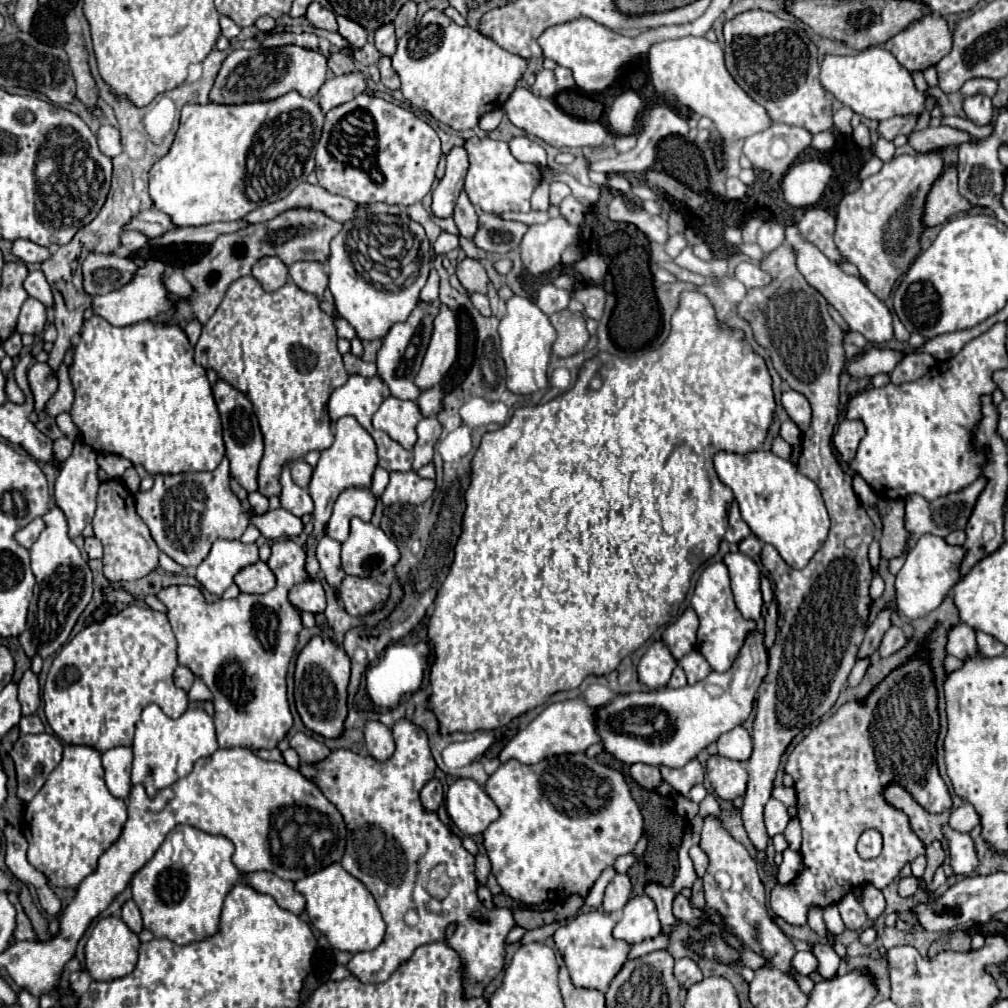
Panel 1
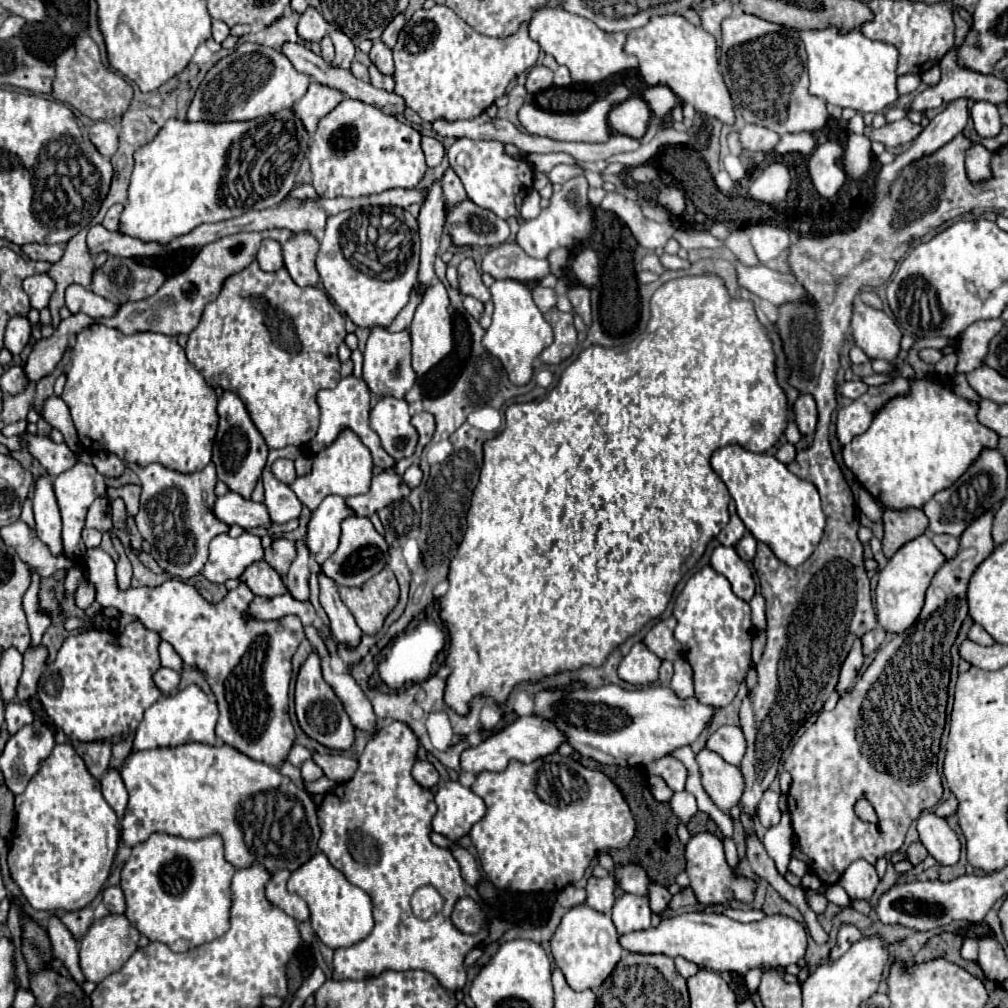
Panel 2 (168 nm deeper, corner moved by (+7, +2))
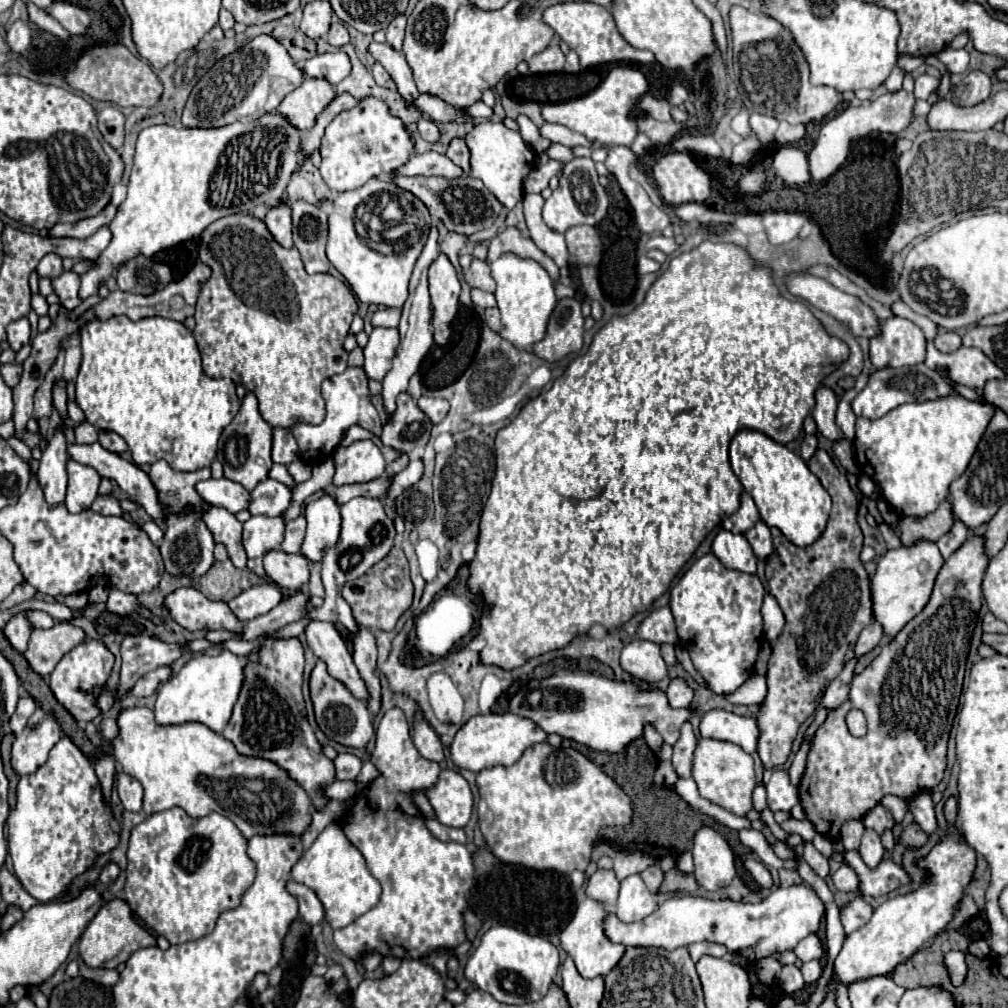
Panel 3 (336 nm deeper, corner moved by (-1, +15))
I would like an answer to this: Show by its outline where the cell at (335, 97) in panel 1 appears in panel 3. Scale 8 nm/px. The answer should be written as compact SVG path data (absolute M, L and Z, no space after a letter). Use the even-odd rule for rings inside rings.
M304 79L300 87L296 87L284 101L278 105L276 113L280 113L292 127L298 131L308 131L314 125L314 117L334 99L332 85L328 81L310 81Z

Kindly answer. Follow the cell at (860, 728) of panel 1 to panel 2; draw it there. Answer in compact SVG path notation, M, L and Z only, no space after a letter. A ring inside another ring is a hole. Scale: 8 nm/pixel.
M988 510L984 512L982 516L978 516L960 536L960 550L954 558L946 560L944 566L936 572L936 576L932 578L932 584L926 592L926 604L918 616L918 620L914 622L914 626L910 626L906 632L902 634L896 634L894 640L890 644L886 644L884 648L878 650L874 662L870 664L870 668L862 674L862 678L856 682L856 686L852 690L848 690L836 704L834 710L830 712L820 712L818 714L818 720L806 728L806 732L798 738L798 742L794 744L790 756L786 758L784 762L784 770L790 772L792 776L792 784L790 784L790 792L788 792L788 810L790 810L790 816L792 816L792 828L794 828L794 834L798 838L798 846L800 850L810 858L810 872L816 874L820 878L820 882L830 888L832 884L836 884L840 880L840 876L844 874L844 870L858 858L864 858L868 860L870 864L876 864L878 858L882 856L888 856L892 852L898 852L904 844L904 838L906 838L906 830L910 826L912 820L916 820L924 810L934 810L936 804L940 802L942 798L942 782L940 782L940 776L936 772L936 754L938 754L938 748L940 748L940 736L942 736L942 730L944 730L944 720L946 720L946 700L948 700L948 694L946 694L946 688L948 688L948 680L950 680L950 646L968 614L968 604L966 604L966 586L968 586L968 580L972 576L972 572L976 570L976 566L990 556L990 552L994 550L994 542L992 542L992 522L994 522L994 512ZM860 796L866 796L870 800L870 804L874 806L876 814L878 814L878 822L876 824L870 824L870 822L862 822L856 814L854 814L854 802L860 798Z

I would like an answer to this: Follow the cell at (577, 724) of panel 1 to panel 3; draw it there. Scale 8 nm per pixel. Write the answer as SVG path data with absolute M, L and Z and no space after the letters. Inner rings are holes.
M512 713L476 715L476 717L470 717L460 727L454 741L450 743L450 759L456 767L468 769L474 773L480 773L482 769L490 769L496 765L508 767L508 765L514 765L528 747L546 741L546 737L548 735L542 733L538 725L534 725L532 721L526 721L524 717L514 717Z

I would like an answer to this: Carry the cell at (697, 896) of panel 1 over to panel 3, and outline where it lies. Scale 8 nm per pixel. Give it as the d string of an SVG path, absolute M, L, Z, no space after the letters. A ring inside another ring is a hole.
M672 867L666 871L664 881L660 885L660 893L670 893L670 891L684 891L684 893L694 893L698 889L698 883L694 881L694 875L682 873L680 869Z

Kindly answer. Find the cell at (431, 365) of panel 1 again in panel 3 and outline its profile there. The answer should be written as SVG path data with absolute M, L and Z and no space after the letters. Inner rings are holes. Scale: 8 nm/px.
M440 253L428 269L428 283L430 283L430 297L434 305L434 341L444 345L450 339L450 321L458 313L458 295L460 295L460 281L456 269L448 261L444 253Z

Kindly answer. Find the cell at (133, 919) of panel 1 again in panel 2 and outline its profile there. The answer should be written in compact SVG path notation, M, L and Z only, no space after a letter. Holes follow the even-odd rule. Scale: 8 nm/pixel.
M112 886L112 888L104 890L104 904L106 904L108 912L112 912L112 914L126 912L126 898L124 898L124 892L120 890L120 886Z

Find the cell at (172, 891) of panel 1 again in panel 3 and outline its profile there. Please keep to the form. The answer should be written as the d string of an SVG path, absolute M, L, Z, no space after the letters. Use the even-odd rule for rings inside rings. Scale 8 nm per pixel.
M180 807L154 813L132 829L128 843L128 879L124 885L124 899L146 927L158 935L164 935L172 945L204 937L214 929L222 911L238 905L242 893L256 877L256 865L248 857L246 849L248 839L228 817L220 813L208 813L200 819L190 817Z

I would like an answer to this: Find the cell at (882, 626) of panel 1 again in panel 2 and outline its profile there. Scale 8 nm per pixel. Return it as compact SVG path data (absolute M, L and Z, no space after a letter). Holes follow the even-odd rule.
M858 638L858 640L852 644L850 654L846 656L846 660L844 660L844 664L842 664L840 680L838 680L838 686L836 686L836 690L838 690L840 694L844 694L844 692L852 686L852 682L856 680L858 670L860 670L862 664L864 664L864 654L862 654L862 642L860 642L860 638Z

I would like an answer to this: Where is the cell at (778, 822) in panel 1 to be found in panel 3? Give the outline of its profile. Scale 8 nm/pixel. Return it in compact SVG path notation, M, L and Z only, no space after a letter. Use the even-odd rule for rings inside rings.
M776 769L766 785L768 791L768 807L772 811L790 811L794 805L800 803L798 787L794 787L788 779L788 773Z

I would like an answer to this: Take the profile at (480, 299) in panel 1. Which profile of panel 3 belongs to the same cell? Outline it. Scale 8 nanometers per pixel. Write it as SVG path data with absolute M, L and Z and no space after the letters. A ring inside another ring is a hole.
M472 289L472 303L476 307L496 307L496 299L492 293L486 293L486 291L480 291L480 289Z

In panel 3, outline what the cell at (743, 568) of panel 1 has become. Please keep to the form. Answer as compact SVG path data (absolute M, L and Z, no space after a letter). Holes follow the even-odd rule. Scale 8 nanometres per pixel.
M726 529L718 531L712 541L712 555L728 569L756 573L756 557L744 535L734 535Z

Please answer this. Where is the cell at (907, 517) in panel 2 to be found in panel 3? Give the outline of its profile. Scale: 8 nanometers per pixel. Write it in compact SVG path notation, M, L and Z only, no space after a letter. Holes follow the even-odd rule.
M942 501L938 509L926 515L924 519L916 519L916 517L900 519L900 539L902 539L902 545L906 547L918 543L920 539L938 541L944 533L952 529L952 525L954 525L952 505L948 501Z

